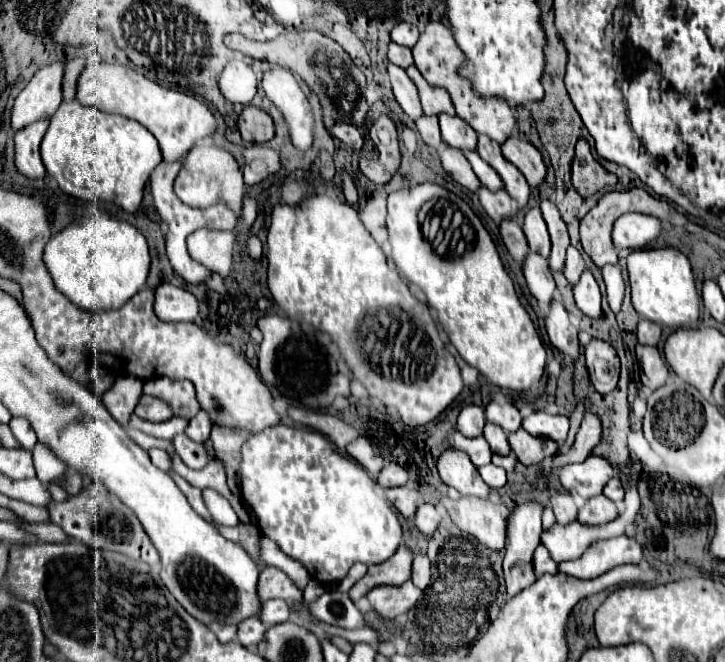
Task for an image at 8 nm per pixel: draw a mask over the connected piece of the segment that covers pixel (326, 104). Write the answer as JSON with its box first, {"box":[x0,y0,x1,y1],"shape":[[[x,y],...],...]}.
{"box":[224,32,369,130],"shape":[[[289,32],[277,36],[271,42],[253,42],[241,34],[231,33],[225,36],[224,42],[226,46],[233,46],[233,50],[243,52],[251,58],[267,60],[271,64],[281,64],[297,72],[305,80],[305,84],[319,96],[323,106],[323,122],[327,130],[331,130],[335,124],[341,122],[351,122],[355,126],[363,126],[367,122],[369,106],[361,92],[361,86],[365,86],[365,76],[335,40],[319,32]]]}

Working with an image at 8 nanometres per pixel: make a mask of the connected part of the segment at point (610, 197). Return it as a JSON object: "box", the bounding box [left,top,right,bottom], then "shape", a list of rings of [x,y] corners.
{"box":[579,188,691,268],"shape":[[[631,188],[631,190],[623,190],[623,192],[609,192],[605,194],[599,204],[581,220],[581,226],[579,226],[579,232],[581,232],[581,244],[585,248],[585,252],[591,256],[591,260],[603,268],[605,264],[617,264],[617,248],[611,240],[611,232],[613,232],[613,222],[623,216],[623,214],[629,214],[629,212],[639,212],[639,214],[649,214],[649,216],[655,216],[659,220],[667,220],[675,226],[687,226],[691,230],[691,222],[679,214],[669,202],[665,200],[657,200],[653,198],[649,192],[645,192],[643,188]]]}

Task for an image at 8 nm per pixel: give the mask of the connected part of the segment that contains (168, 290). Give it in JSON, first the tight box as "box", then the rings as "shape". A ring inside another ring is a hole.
{"box":[155,284,199,322],"shape":[[[161,284],[155,290],[155,314],[165,322],[193,322],[199,316],[199,302],[183,288]]]}

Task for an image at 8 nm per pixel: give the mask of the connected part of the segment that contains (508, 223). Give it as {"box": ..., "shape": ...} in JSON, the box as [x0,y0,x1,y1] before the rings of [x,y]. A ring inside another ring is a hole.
{"box":[499,218,529,264],"shape":[[[505,218],[499,224],[499,232],[501,232],[501,238],[503,238],[507,250],[511,252],[511,256],[521,264],[523,258],[527,256],[527,252],[529,252],[529,246],[527,246],[527,240],[525,240],[523,230],[517,224],[517,220],[515,218]]]}

